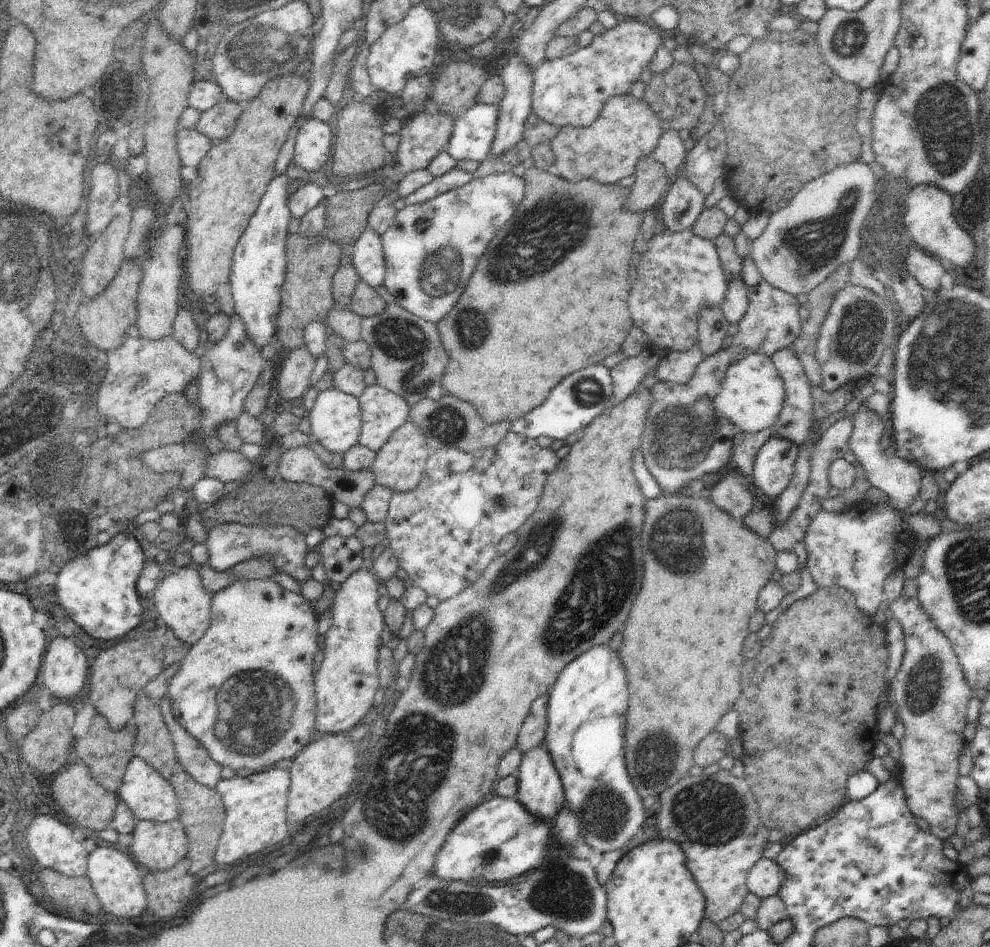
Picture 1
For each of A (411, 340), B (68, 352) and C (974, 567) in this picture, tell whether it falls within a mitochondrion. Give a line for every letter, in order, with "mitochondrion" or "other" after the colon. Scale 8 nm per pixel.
A: mitochondrion
B: mitochondrion
C: mitochondrion

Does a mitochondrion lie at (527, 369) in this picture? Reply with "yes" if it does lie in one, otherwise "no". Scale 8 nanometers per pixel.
no

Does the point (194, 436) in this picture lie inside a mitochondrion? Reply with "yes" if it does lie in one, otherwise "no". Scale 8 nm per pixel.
no

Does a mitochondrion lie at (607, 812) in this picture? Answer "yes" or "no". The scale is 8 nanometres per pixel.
yes

